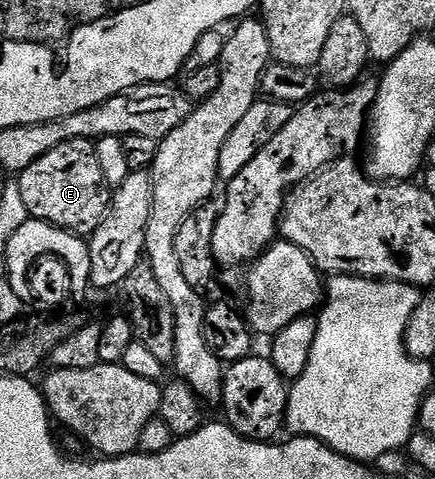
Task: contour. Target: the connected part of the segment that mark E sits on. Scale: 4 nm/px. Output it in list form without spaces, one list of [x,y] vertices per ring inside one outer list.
[[[85,137],[65,141],[60,147],[52,147],[48,155],[40,155],[36,163],[17,174],[16,183],[33,220],[67,229],[69,233],[93,235],[110,209],[112,190],[104,179],[104,171],[100,171],[95,142]]]

